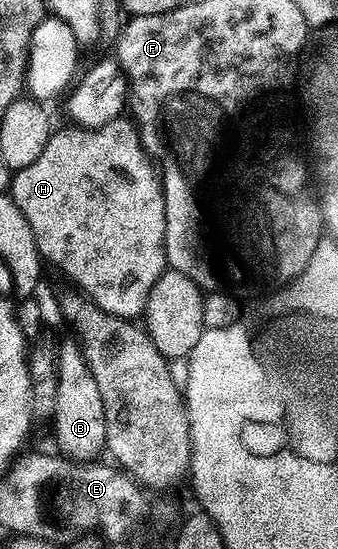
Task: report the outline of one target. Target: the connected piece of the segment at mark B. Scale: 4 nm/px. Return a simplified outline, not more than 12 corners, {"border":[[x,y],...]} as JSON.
{"border":[[78,344],[58,346],[54,448],[91,463],[107,444]]}

